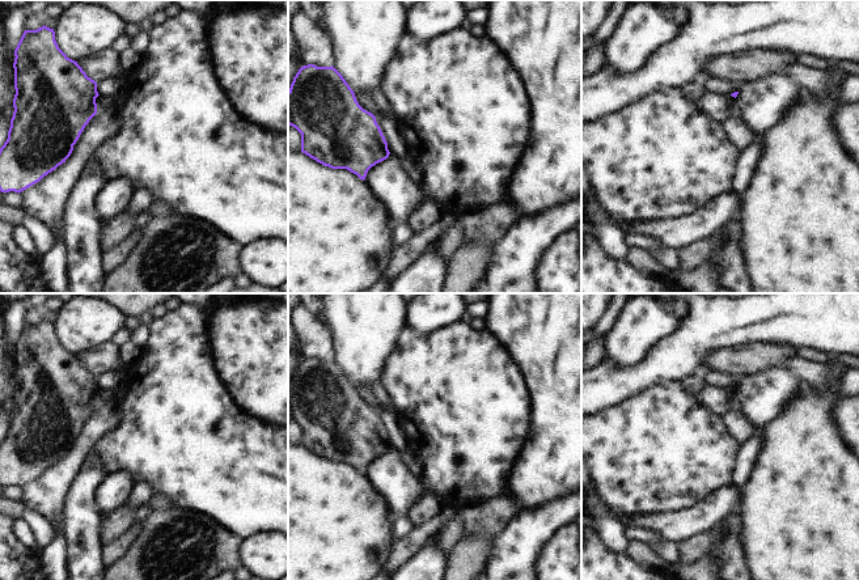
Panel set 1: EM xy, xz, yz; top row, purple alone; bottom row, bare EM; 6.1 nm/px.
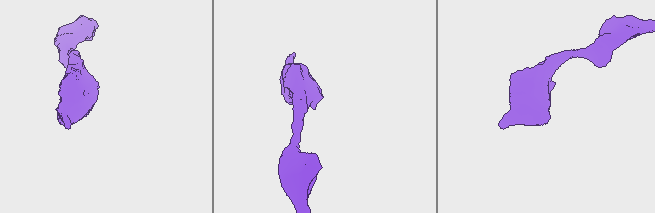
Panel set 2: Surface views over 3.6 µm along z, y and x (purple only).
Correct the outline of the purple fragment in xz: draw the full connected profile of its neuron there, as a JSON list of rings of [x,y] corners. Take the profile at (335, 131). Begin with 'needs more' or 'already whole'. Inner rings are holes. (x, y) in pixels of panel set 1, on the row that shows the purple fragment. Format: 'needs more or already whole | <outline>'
already whole | [[[304,65],[288,90],[288,124],[301,134],[301,152],[331,169],[347,169],[360,179],[390,154],[376,117],[356,101],[343,76],[331,67]]]

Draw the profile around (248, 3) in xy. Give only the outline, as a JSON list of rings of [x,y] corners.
[[[234,0],[234,4],[242,4],[245,7],[270,7],[270,8],[287,8],[288,0]]]

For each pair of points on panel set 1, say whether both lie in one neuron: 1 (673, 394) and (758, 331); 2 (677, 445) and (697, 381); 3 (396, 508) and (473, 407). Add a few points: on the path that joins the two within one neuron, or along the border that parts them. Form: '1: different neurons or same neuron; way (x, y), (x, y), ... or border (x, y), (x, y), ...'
1: different neurons; border (680, 379), (650, 385)
2: different neurons; border (680, 380), (695, 394)
3: same neuron; way (422, 485), (472, 434)

